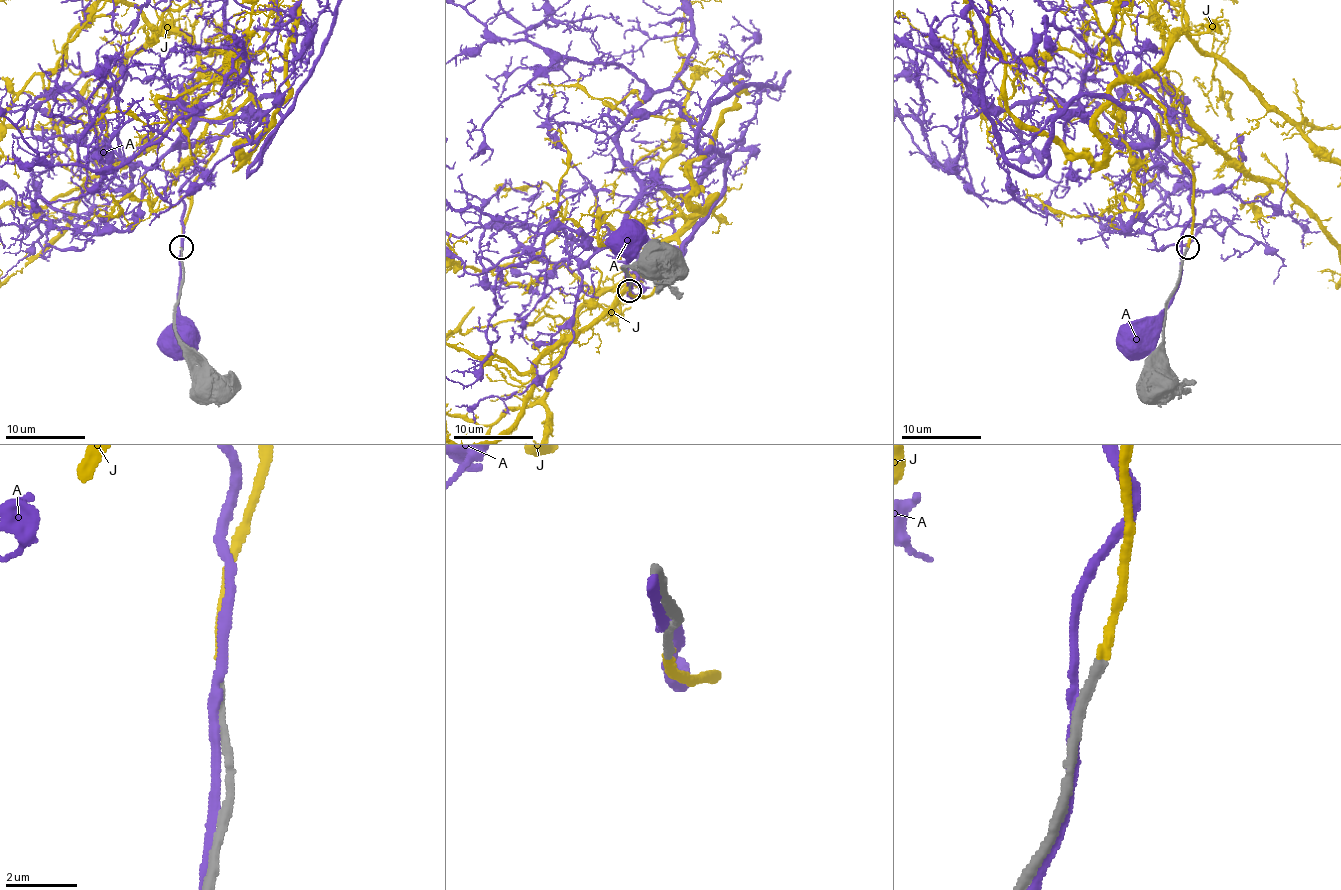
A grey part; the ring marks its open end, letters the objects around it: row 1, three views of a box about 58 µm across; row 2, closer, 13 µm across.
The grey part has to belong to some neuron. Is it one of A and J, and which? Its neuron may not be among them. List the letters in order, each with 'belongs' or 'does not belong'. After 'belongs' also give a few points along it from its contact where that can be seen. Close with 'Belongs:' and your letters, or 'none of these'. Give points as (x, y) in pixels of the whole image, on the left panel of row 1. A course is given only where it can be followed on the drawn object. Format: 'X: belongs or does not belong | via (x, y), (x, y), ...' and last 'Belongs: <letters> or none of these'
A: does not belong
J: belongs
Belongs: J

